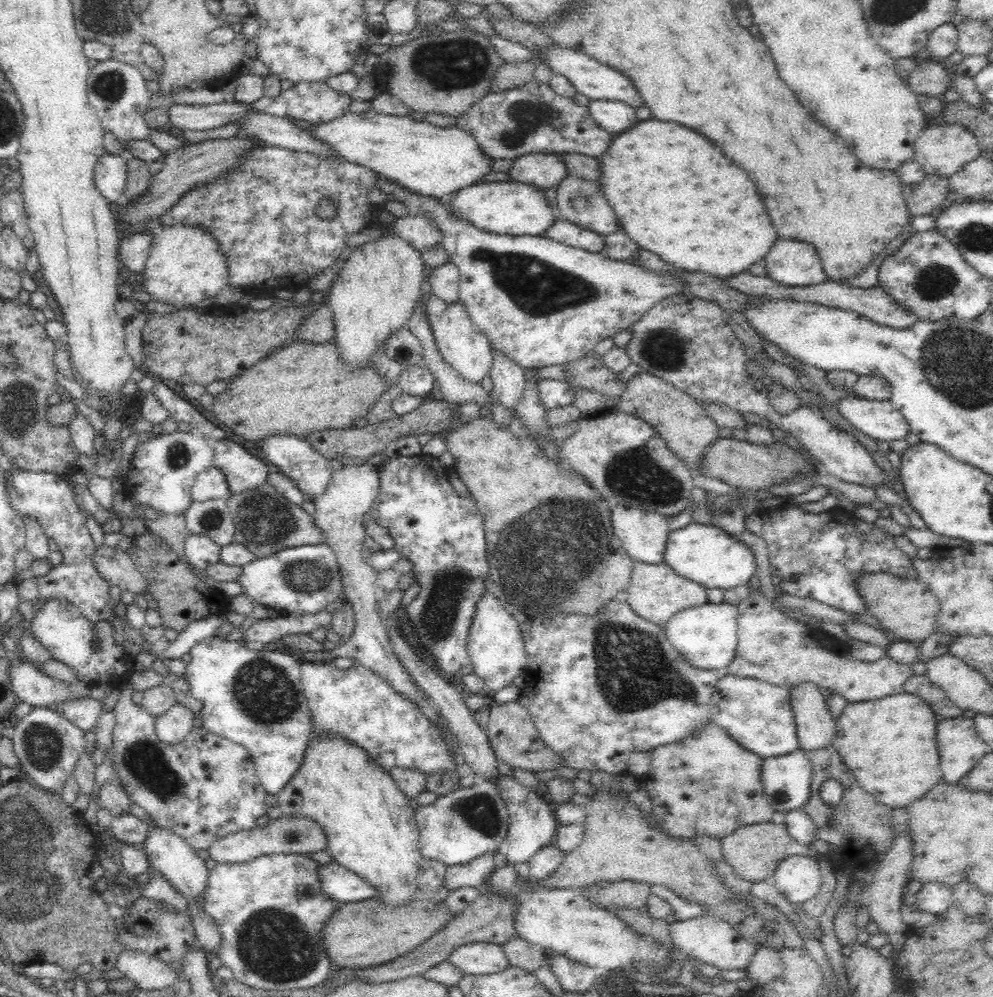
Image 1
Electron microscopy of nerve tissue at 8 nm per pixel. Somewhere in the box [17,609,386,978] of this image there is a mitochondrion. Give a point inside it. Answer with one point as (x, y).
(266, 693)

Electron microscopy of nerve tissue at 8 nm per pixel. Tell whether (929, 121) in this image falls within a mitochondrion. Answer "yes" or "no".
no

